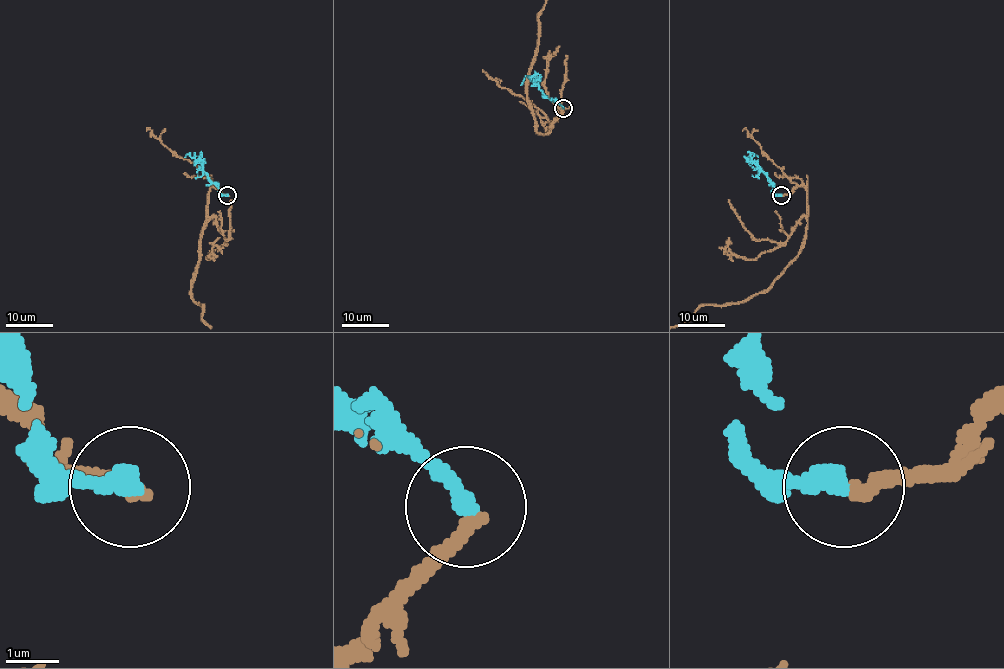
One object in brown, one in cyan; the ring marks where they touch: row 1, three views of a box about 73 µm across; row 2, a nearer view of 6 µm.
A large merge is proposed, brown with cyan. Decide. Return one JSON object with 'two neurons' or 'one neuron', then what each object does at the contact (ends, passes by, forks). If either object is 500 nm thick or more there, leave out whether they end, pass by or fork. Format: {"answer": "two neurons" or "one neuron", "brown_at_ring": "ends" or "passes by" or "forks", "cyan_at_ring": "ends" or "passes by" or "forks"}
{"answer": "one neuron", "brown_at_ring": "ends", "cyan_at_ring": "ends"}

